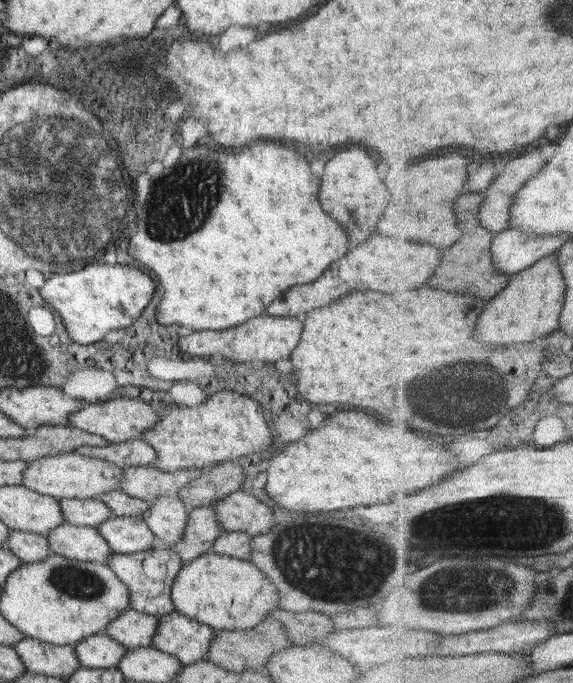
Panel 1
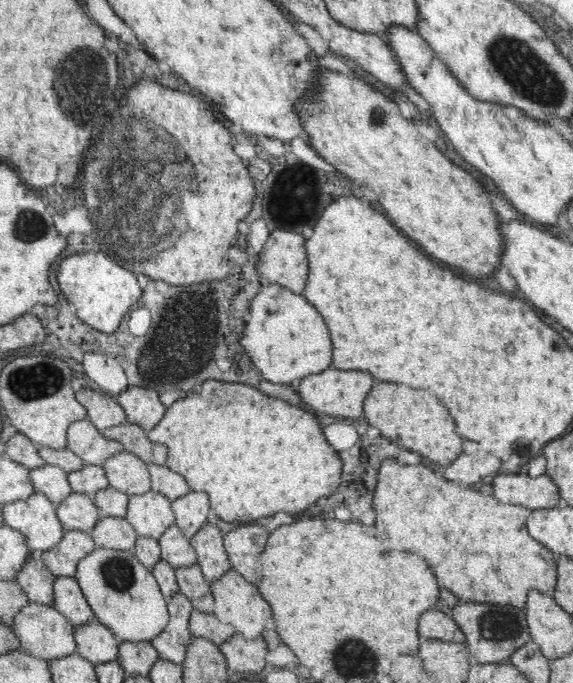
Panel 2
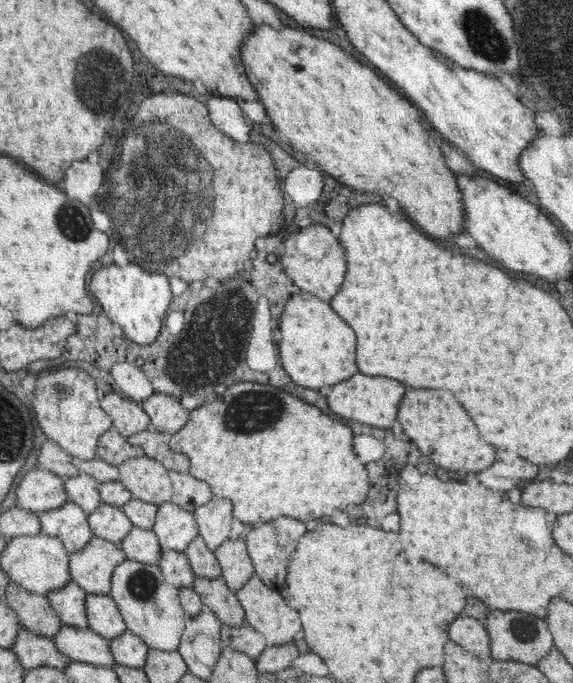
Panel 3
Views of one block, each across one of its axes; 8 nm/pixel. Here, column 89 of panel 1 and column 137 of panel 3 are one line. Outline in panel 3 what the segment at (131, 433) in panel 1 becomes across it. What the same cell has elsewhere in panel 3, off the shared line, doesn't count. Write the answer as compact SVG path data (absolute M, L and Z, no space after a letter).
M105 394L98 401L112 419L113 429L118 430L124 439L152 427L150 417L134 400L119 394Z

